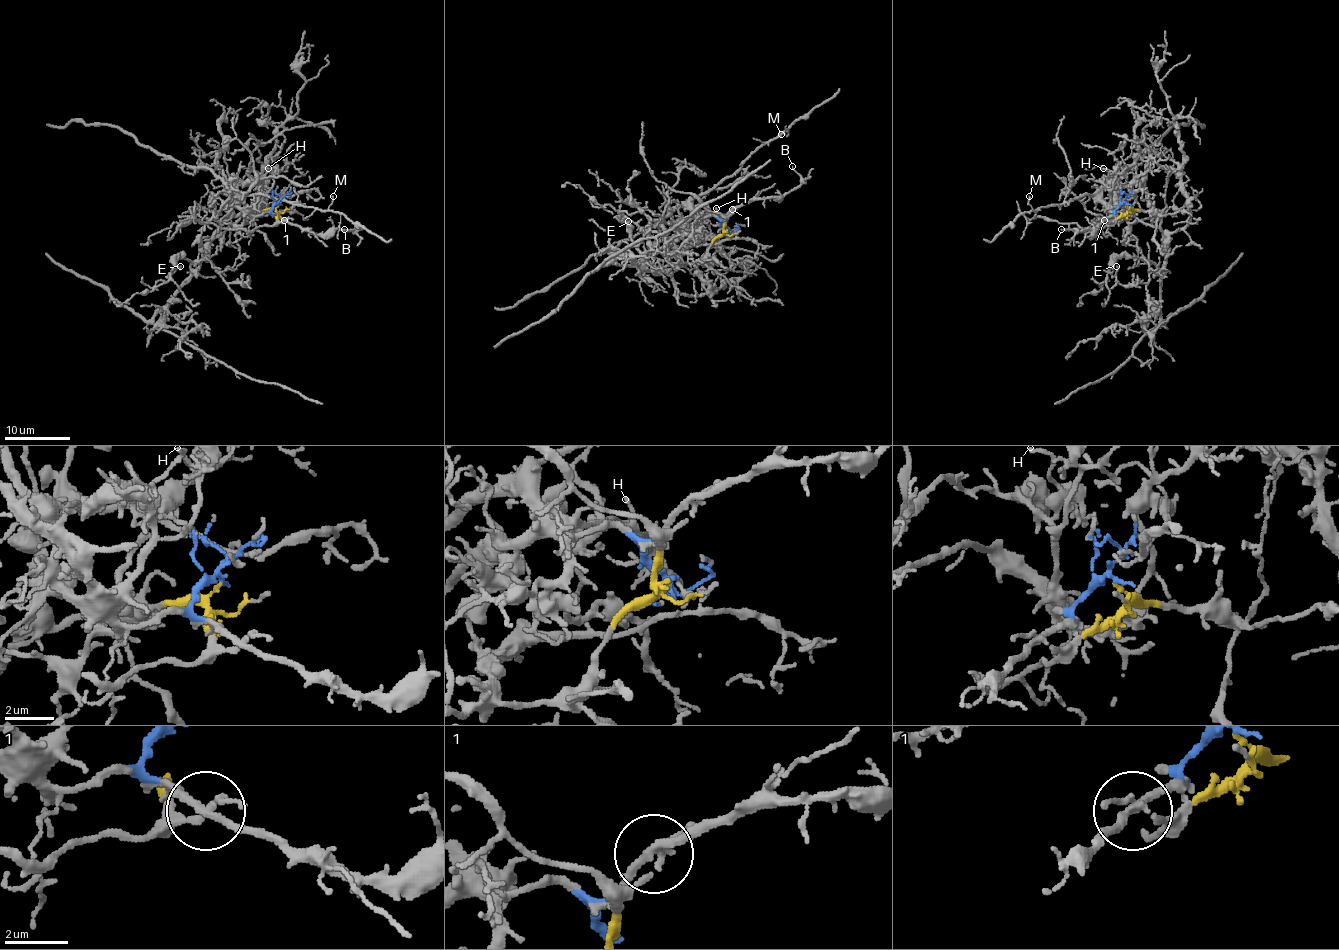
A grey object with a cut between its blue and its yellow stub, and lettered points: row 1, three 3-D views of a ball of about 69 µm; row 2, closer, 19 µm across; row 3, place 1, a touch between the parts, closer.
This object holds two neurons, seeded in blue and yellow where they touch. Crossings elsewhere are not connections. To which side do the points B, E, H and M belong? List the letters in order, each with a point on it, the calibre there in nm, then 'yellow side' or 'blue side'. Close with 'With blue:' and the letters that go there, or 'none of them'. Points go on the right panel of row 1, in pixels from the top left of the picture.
B: at (1061, 229); 100 nm thick; blue side
E: at (1116, 266); 140 nm thick; yellow side
H: at (1103, 168); 140 nm thick; blue side
M: at (1029, 196); 90 nm thick; blue side
With blue: B, H, M

